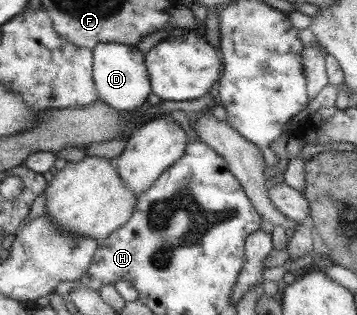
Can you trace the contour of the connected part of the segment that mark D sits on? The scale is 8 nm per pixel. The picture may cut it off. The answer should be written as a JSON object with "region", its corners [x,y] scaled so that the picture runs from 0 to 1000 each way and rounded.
{"region":[[[272,137],[258,156],[261,270],[277,324],[333,356],[367,356],[370,346],[412,333],[412,302],[423,289],[412,222],[401,203],[401,171],[381,143],[345,137]]]}

